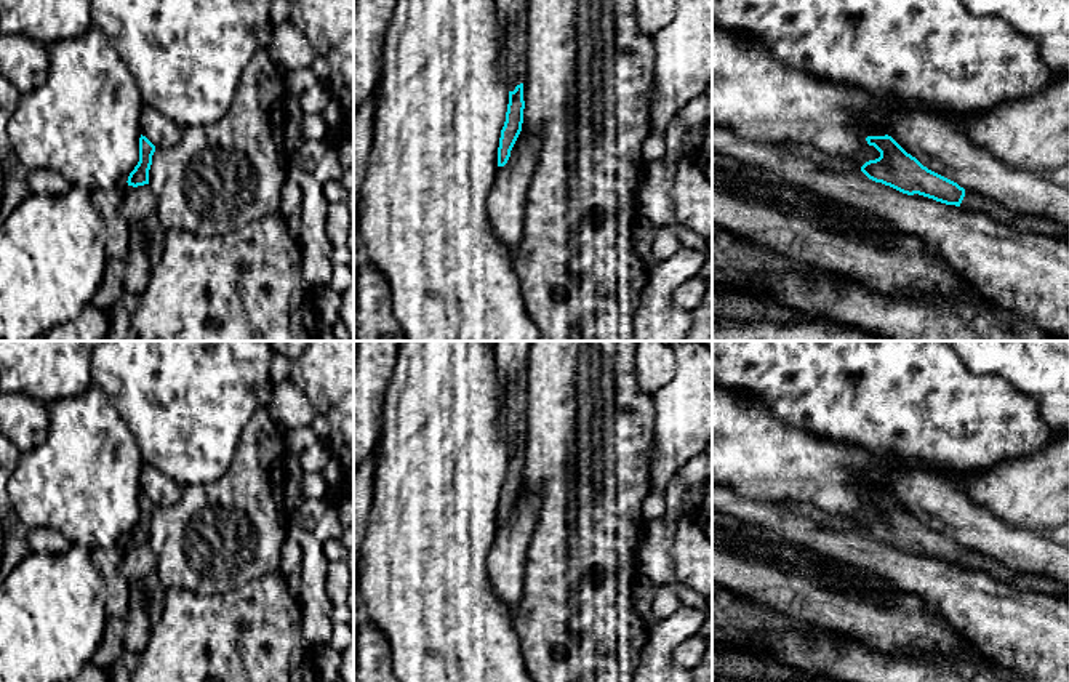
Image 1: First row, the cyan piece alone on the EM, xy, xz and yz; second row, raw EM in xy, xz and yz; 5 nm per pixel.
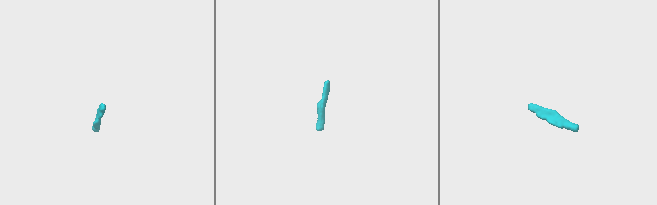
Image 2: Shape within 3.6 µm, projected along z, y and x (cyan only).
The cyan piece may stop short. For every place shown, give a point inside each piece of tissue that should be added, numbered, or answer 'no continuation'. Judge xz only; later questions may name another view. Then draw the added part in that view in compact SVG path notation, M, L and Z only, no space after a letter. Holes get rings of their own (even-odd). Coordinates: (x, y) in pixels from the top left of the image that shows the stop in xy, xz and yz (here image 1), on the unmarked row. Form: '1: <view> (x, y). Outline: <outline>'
1: xz (516, 401). Outline: M526 367L520 371L518 379L506 395L506 435L507 450L514 450L517 443L523 442L523 426L528 402L528 371Z

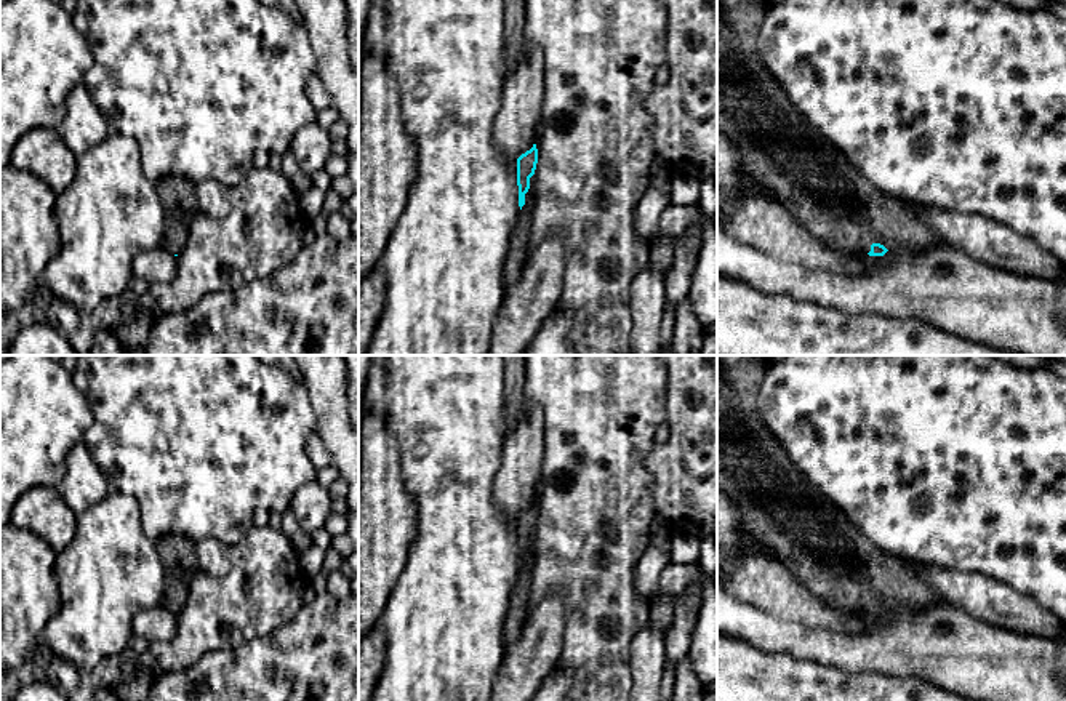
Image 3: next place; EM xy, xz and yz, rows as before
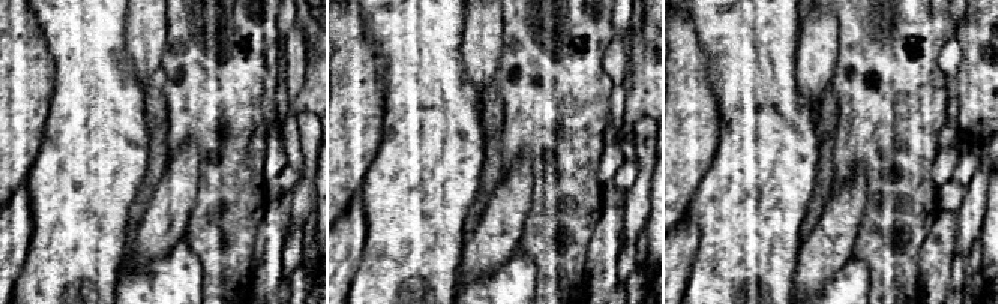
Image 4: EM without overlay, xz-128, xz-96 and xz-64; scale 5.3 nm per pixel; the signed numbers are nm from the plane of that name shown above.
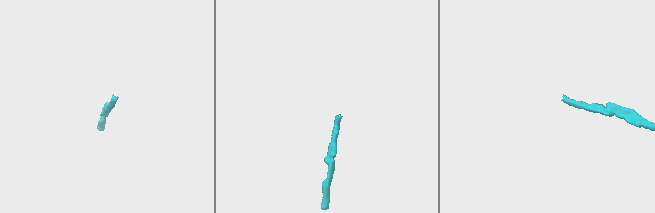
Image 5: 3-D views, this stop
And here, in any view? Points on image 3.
1: xz (517, 610). Outline: M535 533L530 536L530 547L525 552L525 563L520 568L517 584L511 594L511 605L504 623L506 639L514 637L520 631L527 618L531 592L533 560L535 560Z

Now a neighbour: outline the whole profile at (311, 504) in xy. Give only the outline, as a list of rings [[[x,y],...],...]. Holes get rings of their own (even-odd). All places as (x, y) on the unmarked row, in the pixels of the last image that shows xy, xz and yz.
[[[315,480],[299,487],[291,496],[290,511],[306,533],[312,535],[323,528],[331,515],[328,488]]]

